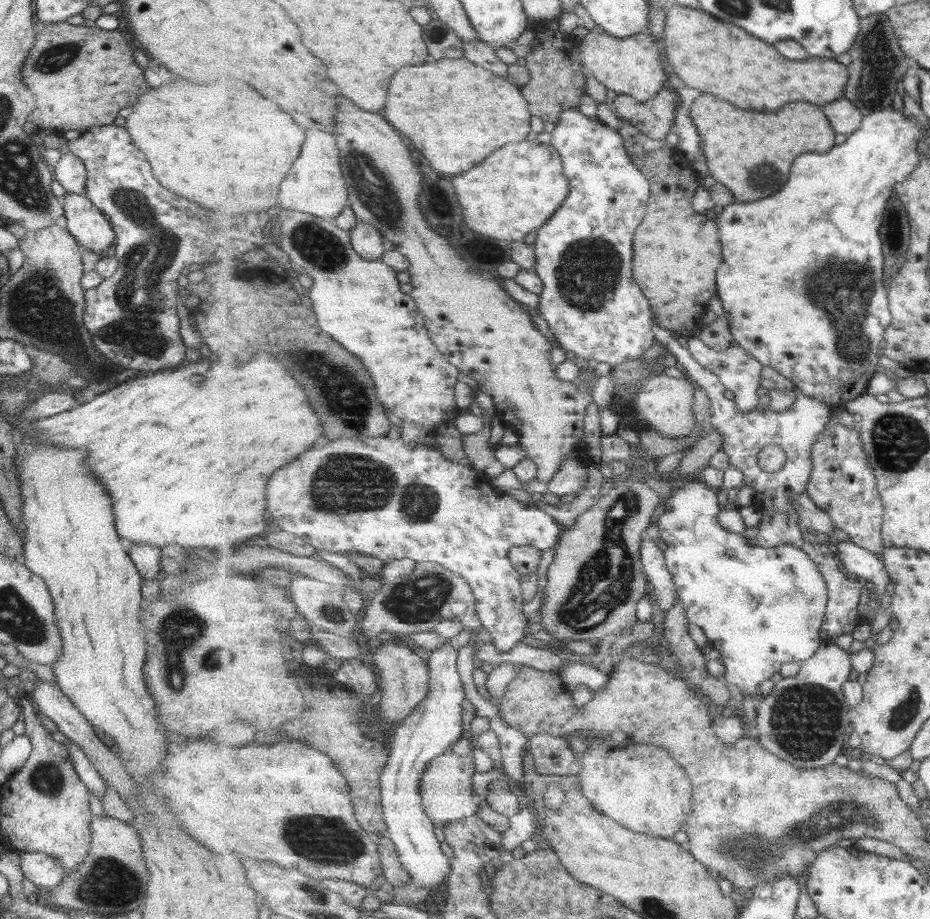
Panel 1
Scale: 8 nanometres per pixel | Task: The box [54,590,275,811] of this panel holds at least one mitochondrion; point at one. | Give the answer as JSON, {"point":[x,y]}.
{"point":[179,628]}

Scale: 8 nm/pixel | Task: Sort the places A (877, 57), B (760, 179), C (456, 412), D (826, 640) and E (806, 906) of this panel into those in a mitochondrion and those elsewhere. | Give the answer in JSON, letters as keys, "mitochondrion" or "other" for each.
{"A":"mitochondrion","B":"mitochondrion","C":"other","D":"other","E":"other"}

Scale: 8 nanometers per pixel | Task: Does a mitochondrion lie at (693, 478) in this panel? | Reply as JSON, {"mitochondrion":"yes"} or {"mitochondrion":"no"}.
{"mitochondrion":"no"}

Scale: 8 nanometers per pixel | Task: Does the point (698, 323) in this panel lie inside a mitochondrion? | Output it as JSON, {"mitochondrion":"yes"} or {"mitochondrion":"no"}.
{"mitochondrion":"no"}

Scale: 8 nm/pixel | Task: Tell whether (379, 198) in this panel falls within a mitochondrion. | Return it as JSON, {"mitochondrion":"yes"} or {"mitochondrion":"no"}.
{"mitochondrion":"yes"}

